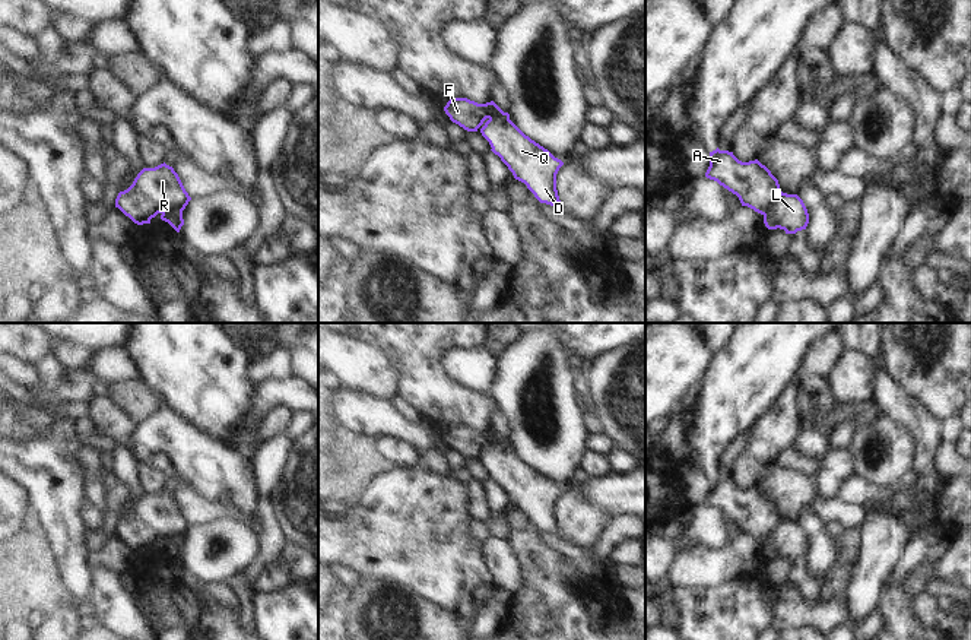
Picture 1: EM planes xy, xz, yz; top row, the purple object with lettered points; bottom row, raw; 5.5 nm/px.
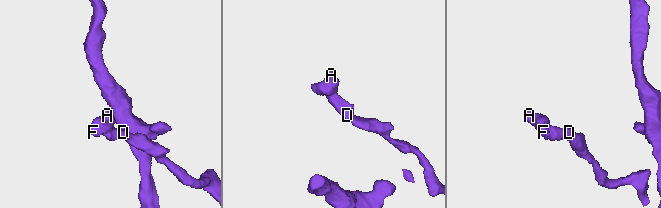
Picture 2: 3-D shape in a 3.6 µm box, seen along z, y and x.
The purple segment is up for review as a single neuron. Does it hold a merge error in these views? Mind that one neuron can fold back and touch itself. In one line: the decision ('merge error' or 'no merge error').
merge error

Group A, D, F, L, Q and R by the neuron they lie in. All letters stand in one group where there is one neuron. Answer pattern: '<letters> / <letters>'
A F R / D L Q

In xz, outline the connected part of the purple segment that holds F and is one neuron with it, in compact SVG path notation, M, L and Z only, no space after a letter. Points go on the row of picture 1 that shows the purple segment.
M454 98L444 107L450 120L467 132L477 132L483 121L489 117L510 115L504 113L494 101L477 104L467 98Z

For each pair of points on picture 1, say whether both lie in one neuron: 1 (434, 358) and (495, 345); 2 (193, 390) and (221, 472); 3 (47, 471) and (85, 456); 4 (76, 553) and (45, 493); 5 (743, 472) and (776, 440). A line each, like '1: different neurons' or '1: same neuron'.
1: different neurons
2: different neurons
3: different neurons
4: same neuron
5: same neuron

